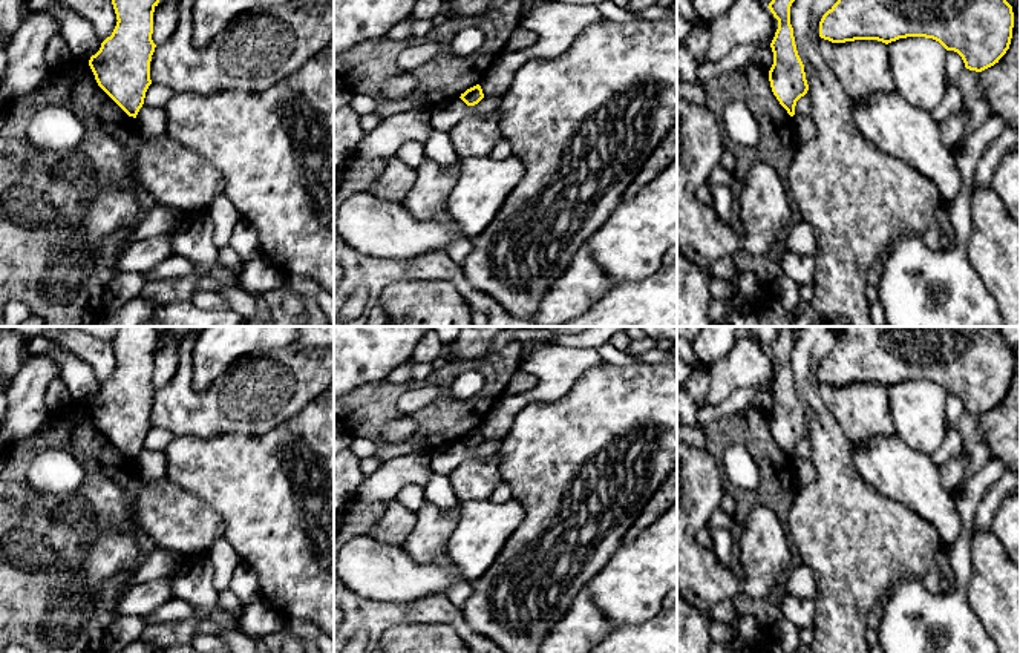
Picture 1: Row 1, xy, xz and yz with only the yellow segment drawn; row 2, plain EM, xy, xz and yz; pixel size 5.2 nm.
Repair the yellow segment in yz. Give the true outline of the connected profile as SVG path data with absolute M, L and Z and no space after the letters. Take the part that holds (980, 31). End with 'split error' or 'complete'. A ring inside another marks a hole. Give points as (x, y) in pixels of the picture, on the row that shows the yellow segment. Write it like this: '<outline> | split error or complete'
M838 0L819 21L819 37L832 43L878 40L885 44L907 37L939 41L957 52L965 67L982 72L1006 54L1014 12L1006 0Z | complete

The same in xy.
M112 0L116 26L89 66L98 86L129 115L136 118L152 84L150 61L153 12L159 0Z | complete

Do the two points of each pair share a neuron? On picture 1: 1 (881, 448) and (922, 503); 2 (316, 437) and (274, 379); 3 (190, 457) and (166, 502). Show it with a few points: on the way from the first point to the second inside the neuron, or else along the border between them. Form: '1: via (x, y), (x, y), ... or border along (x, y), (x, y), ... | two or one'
1: via (890, 462), (918, 489) | one
2: border along (317, 396), (268, 431) | two
3: border along (167, 475), (205, 505) | two

